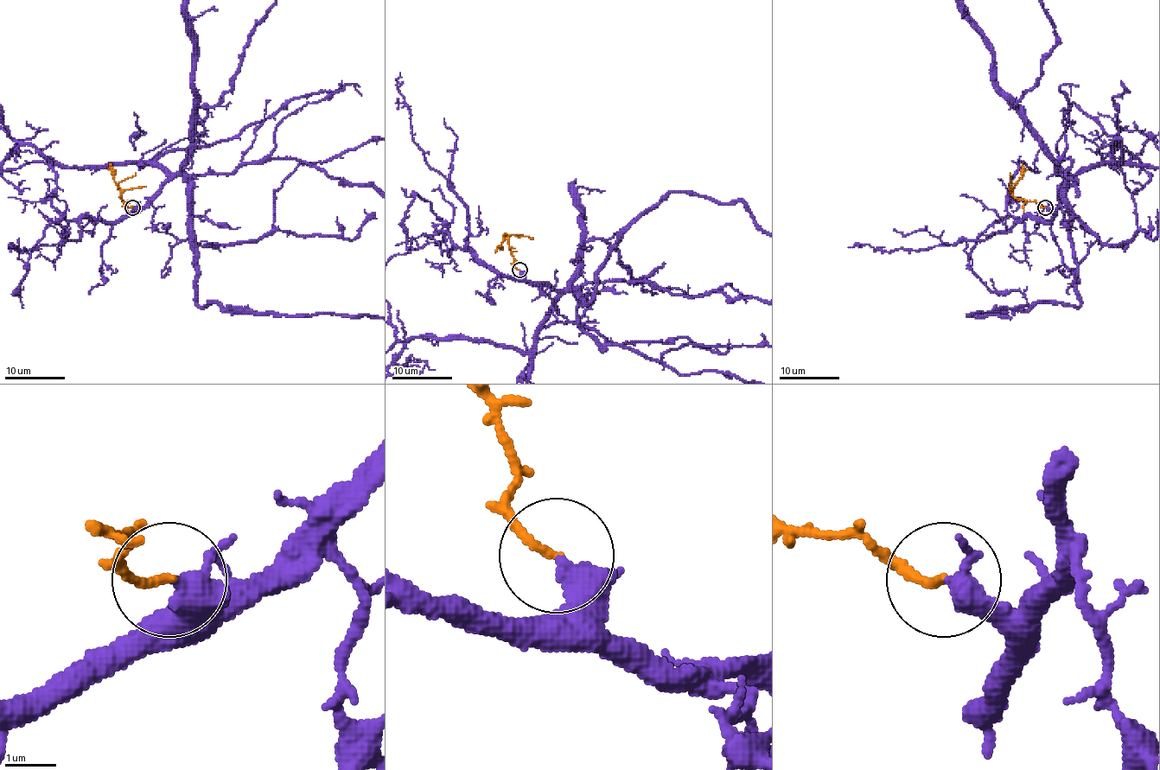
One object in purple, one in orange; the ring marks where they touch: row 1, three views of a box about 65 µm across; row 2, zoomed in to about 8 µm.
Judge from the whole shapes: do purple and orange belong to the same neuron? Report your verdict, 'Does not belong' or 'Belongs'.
Belongs

